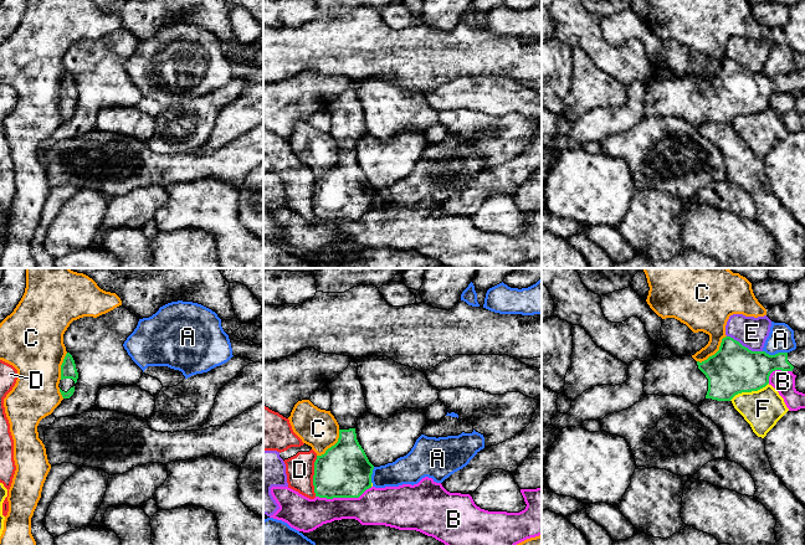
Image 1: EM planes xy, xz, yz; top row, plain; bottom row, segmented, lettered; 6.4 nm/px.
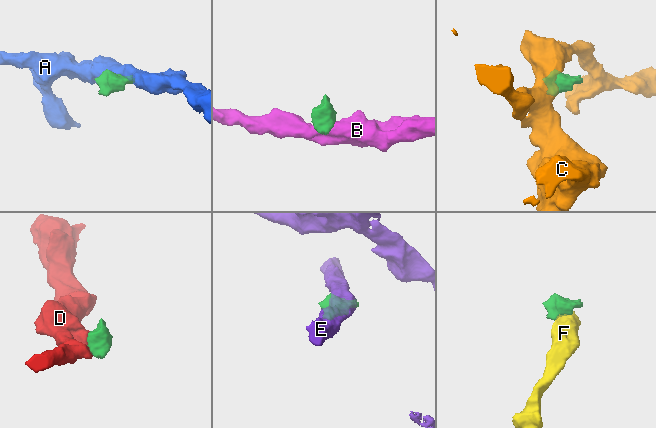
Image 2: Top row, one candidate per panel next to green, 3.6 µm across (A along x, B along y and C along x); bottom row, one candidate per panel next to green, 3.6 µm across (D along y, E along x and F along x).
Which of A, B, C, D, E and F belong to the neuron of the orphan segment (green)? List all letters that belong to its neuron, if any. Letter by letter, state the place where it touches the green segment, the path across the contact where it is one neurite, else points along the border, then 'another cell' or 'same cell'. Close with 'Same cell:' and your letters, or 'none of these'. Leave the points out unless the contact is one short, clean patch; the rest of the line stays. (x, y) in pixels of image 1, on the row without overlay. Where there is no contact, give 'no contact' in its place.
A: contact yz (775, 76); border yz (763, 72), (769, 76), (786, 75); another cell
B: contact xz (343, 219); border xz (372, 209), (367, 210), (358, 219), (316, 219); another cell
C: contact yz (716, 75); another cell
D: contact xz (313, 198); border xz (317, 178), (313, 198), (314, 217); another cell
E: contact yz (744, 68); border yz (727, 57), (752, 72), (762, 73); another cell
F: contact yz (748, 113); border yz (768, 104), (757, 112), (738, 114), (729, 122); another cell
Same cell: none of these

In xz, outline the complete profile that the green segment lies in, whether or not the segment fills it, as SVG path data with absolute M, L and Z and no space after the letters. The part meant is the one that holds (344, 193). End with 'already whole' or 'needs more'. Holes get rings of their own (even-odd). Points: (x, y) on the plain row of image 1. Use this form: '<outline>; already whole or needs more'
M352 82L343 94L335 97L327 106L327 110L332 117L329 133L339 146L339 160L324 176L317 178L313 197L314 215L316 218L327 221L359 220L366 211L371 210L374 187L369 184L355 155L358 140L368 134L364 112L358 98L357 83Z; needs more

